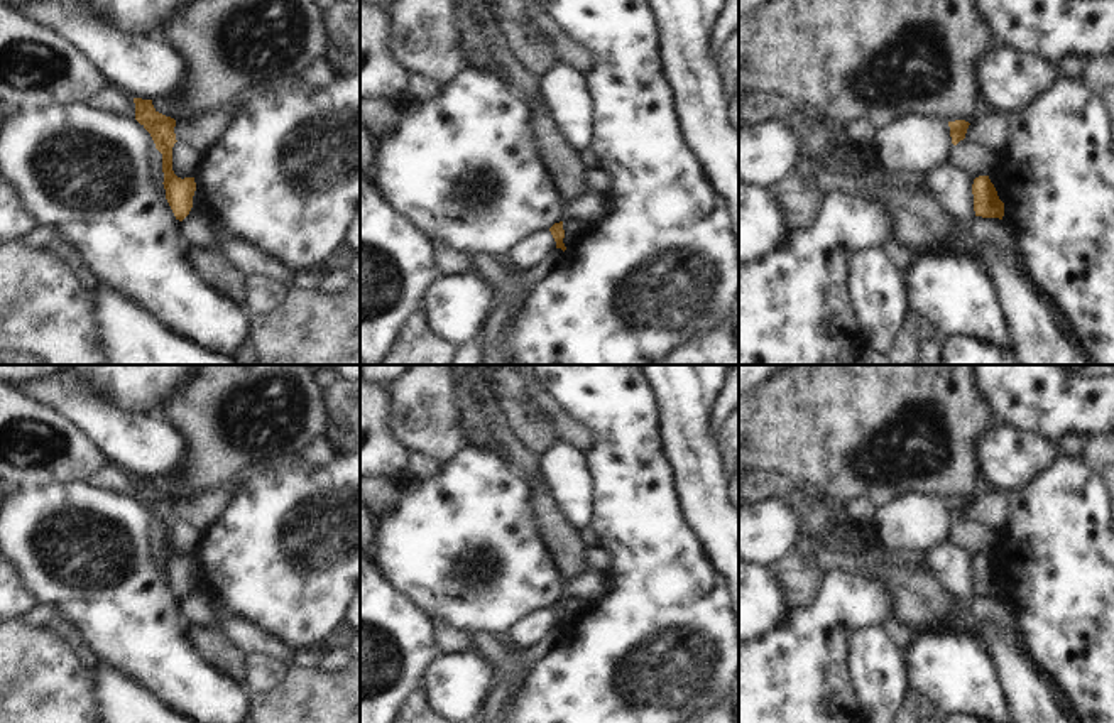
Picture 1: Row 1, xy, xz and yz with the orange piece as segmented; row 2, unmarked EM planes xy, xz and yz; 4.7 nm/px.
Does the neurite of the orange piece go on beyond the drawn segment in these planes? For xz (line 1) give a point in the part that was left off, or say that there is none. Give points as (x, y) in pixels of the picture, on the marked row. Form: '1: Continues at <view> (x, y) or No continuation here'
1: No continuation here

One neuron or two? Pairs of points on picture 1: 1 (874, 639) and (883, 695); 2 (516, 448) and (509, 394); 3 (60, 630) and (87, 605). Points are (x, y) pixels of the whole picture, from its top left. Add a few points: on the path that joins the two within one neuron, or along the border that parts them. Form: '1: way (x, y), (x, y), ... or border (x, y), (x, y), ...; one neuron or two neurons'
1: way (874, 652), (879, 681); one neuron
2: border (496, 402), (506, 428), (538, 456); two neurons
3: border (54, 614), (76, 632), (92, 654); two neurons

